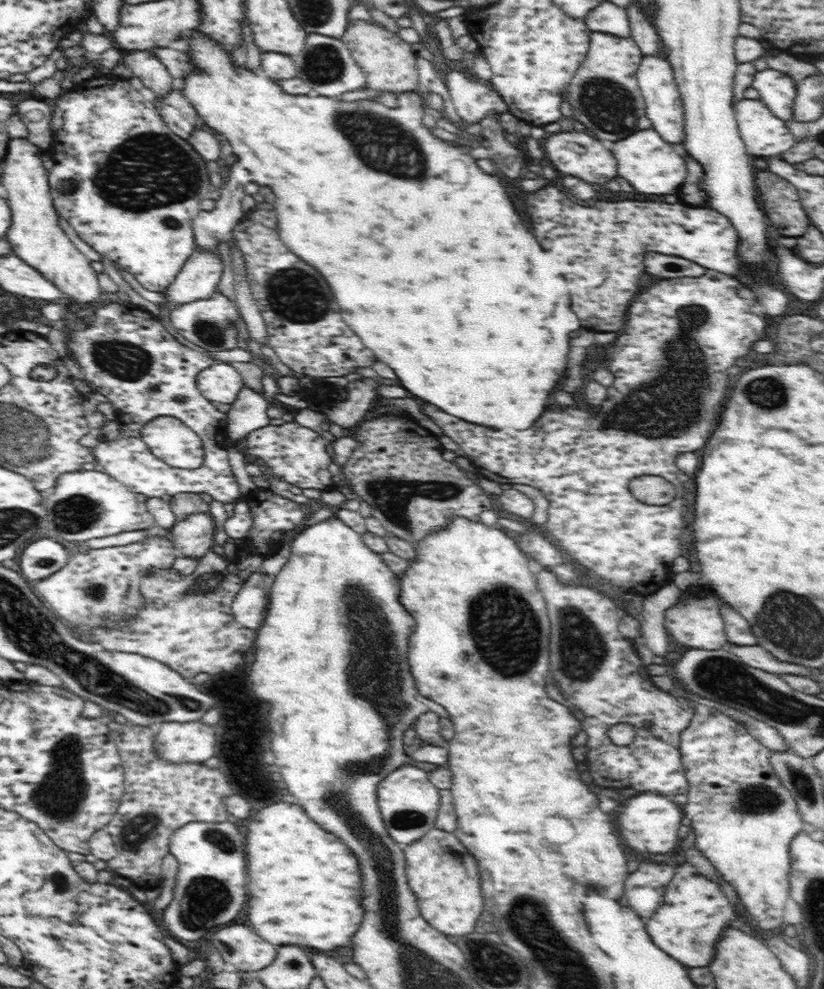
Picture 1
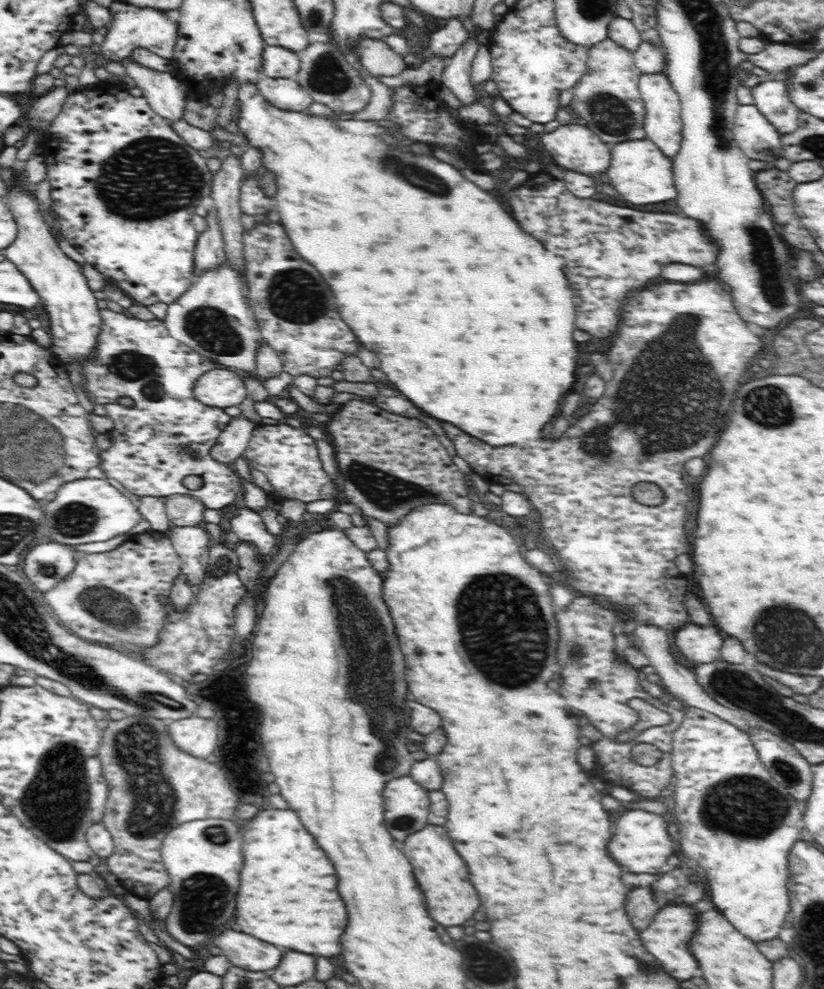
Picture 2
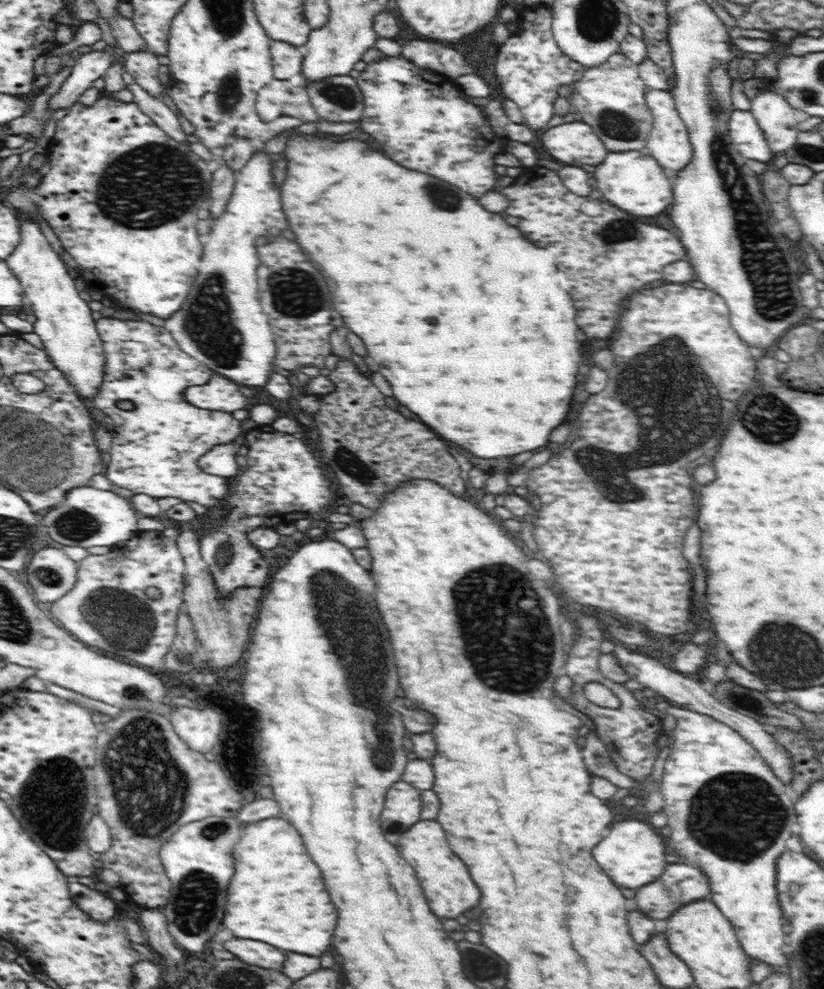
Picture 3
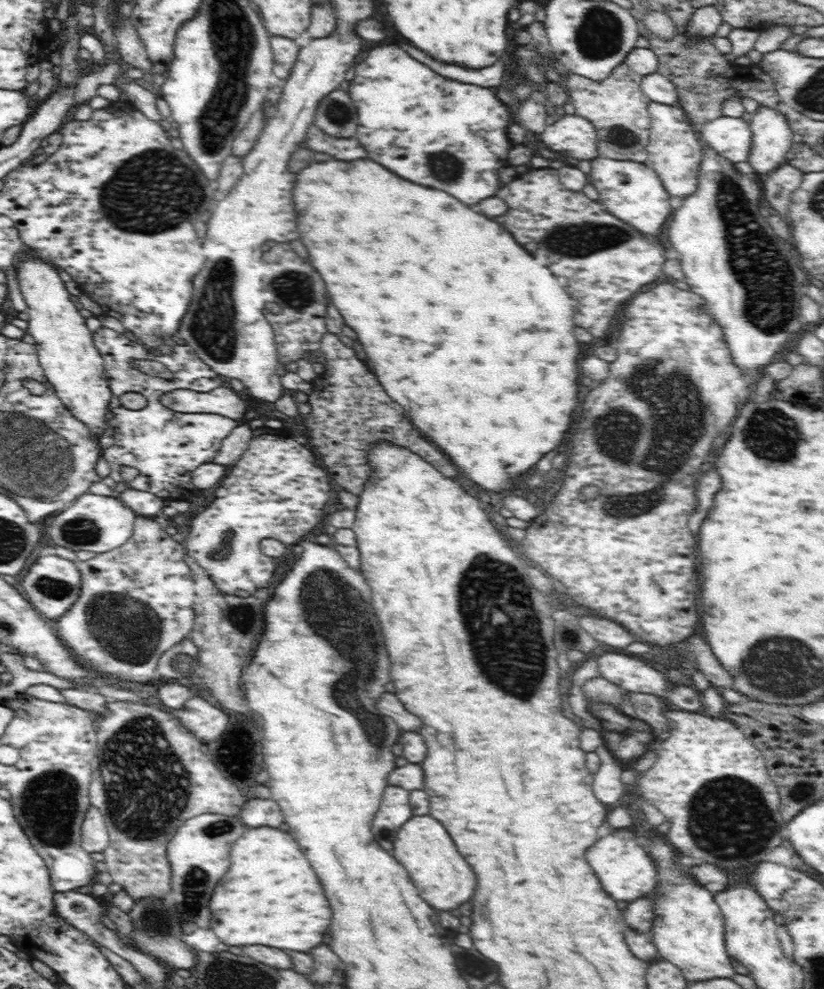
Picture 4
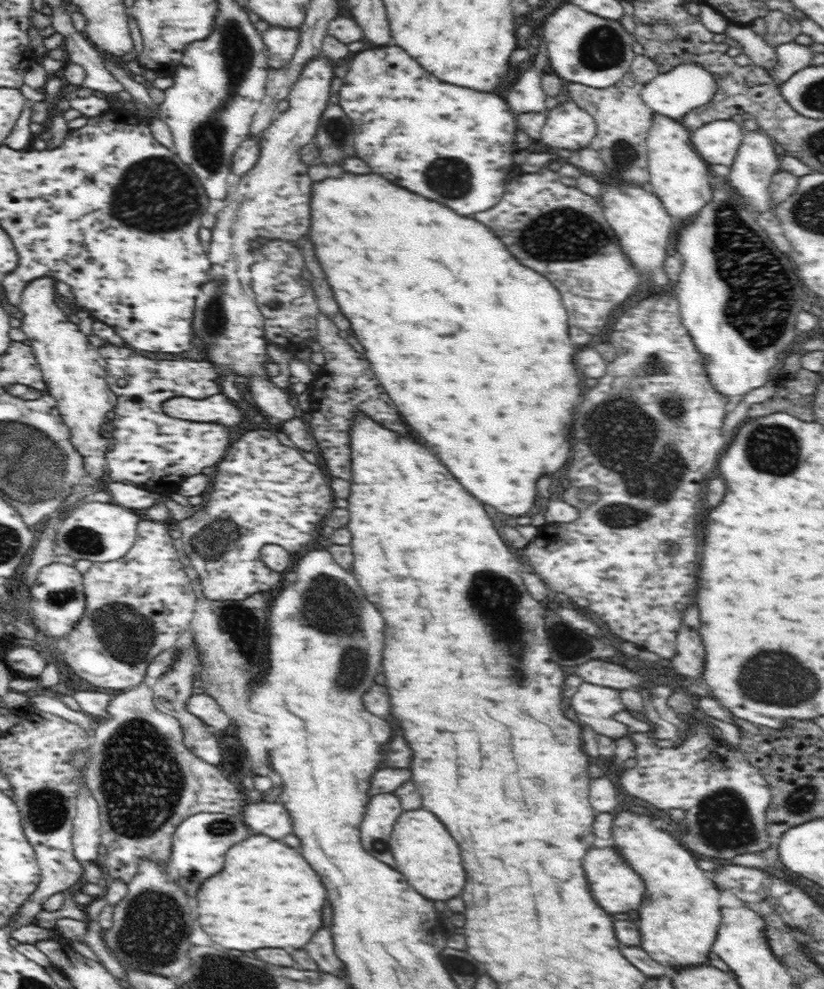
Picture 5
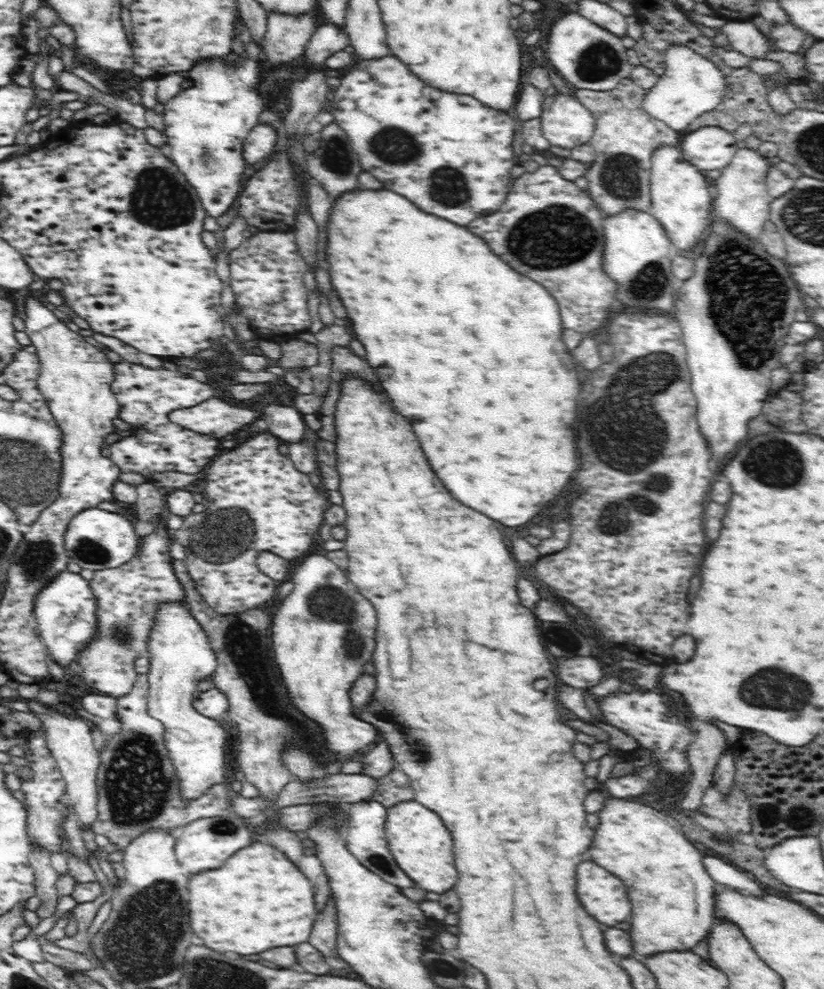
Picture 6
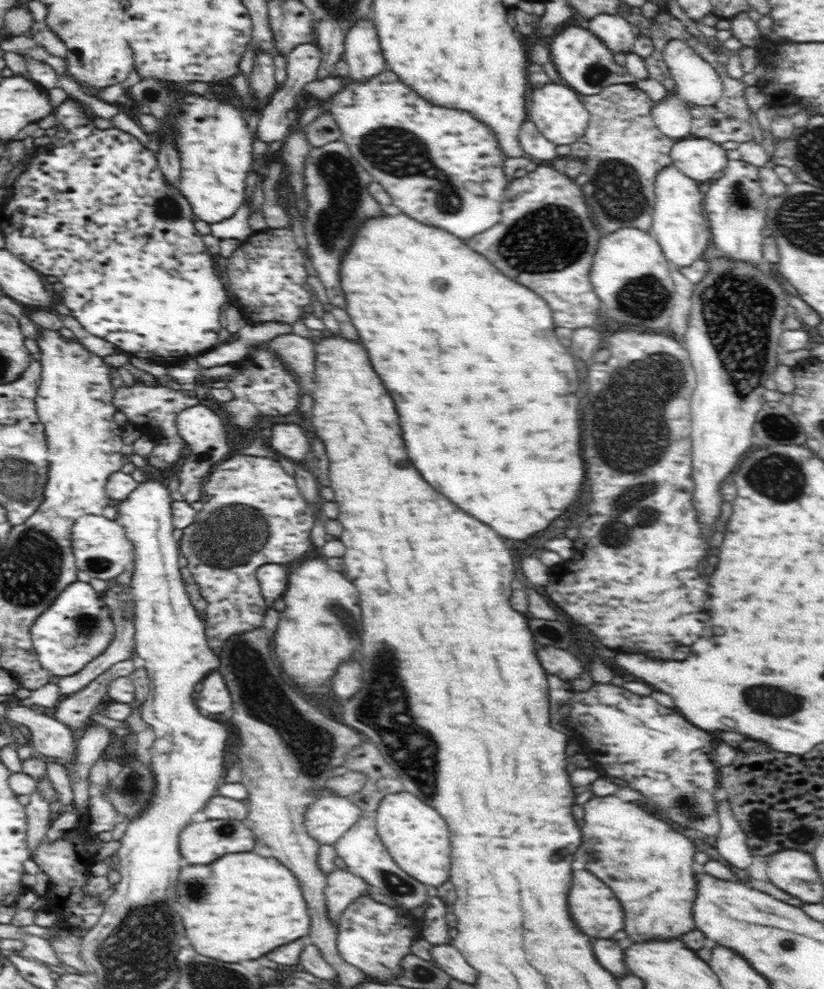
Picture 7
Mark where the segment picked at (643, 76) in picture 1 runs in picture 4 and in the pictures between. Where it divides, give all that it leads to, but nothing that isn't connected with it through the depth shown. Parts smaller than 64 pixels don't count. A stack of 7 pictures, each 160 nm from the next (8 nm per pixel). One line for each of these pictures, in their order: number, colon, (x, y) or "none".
2: (663, 125)
3: (667, 141)
4: (674, 149)

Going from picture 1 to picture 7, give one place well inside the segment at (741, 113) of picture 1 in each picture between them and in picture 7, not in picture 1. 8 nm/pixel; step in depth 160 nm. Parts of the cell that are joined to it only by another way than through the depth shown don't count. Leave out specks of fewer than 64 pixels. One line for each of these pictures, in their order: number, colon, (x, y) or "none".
2: (759, 139)
3: (745, 132)
4: (731, 137)
5: (717, 142)
6: (709, 148)
7: (699, 158)

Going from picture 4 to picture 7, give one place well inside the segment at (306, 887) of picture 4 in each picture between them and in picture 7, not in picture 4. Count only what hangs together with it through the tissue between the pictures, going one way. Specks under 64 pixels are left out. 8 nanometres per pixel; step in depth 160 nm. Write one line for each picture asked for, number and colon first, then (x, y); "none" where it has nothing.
5: (267, 896)
6: (259, 899)
7: (243, 906)

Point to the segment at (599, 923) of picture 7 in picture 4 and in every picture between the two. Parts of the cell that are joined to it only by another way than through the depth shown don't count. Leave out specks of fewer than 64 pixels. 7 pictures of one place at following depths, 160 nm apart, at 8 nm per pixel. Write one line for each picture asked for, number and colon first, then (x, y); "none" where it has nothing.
4: (627, 872)
5: (617, 888)
6: (603, 895)

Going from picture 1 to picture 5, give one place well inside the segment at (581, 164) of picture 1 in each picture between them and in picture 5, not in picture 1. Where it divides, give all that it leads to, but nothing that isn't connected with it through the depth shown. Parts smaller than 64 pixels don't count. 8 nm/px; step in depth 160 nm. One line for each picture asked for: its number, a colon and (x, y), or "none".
2: (574, 147)
3: (572, 142)
4: (574, 134)
5: (568, 126)

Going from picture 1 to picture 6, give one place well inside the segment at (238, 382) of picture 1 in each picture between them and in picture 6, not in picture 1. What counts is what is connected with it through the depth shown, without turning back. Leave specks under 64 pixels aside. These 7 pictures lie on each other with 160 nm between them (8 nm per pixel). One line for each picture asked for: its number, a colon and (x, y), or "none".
2: (220, 387)
3: (220, 394)
4: (223, 401)
5: (218, 408)
6: (218, 418)

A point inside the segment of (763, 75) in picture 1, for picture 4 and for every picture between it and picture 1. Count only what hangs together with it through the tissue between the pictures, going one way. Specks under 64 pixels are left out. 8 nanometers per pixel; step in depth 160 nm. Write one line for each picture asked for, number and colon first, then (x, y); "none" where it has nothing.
2: (771, 97)
3: (774, 114)
4: (772, 137)

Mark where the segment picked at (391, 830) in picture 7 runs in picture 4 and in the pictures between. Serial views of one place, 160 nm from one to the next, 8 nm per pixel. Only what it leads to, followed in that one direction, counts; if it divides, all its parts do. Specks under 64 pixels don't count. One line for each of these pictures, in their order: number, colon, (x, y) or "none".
4: (444, 880)
5: (425, 853)
6: (422, 847)

